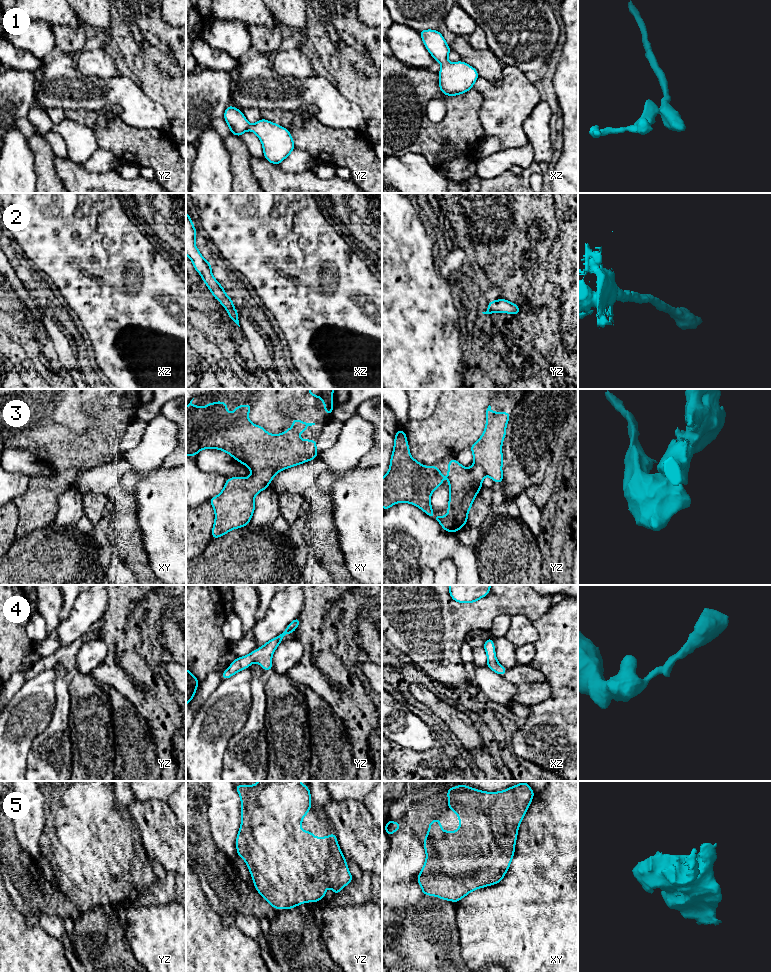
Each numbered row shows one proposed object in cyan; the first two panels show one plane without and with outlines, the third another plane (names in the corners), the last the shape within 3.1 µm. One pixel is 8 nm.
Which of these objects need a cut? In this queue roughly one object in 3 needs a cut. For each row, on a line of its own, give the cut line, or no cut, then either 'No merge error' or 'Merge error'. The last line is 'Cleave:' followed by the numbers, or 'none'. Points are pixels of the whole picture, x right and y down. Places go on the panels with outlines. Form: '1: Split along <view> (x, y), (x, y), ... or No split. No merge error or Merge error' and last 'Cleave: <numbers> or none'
1: No split. No merge error
2: No split. No merge error
3: Split along xy (281, 470), (266, 468), (252, 472). Merge error
4: No split. No merge error
5: No split. No merge error
Cleave: 3

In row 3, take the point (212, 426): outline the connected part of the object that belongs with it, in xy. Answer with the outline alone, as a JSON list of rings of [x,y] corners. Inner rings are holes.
[[[193,399],[186,406],[186,456],[195,457],[198,452],[207,448],[219,449],[246,465],[252,472],[269,468],[282,471],[317,458],[317,440],[299,439],[299,434],[315,423],[293,418],[291,428],[273,435],[248,419],[252,404],[240,404],[234,408],[234,413],[229,413],[227,402],[217,401],[200,408],[198,405],[192,405]]]

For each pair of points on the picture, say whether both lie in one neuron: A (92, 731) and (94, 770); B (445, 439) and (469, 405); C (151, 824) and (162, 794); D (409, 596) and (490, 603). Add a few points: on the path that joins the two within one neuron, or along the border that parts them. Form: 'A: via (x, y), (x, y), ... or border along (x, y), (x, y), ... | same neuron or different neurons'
A: via (92, 741), (93, 760) | same neuron
B: via (448, 431), (459, 420), (461, 413) | same neuron
C: border along (137, 798), (140, 800), (158, 799), (166, 802) | different neurons
D: via (429, 611), (470, 611) | same neuron

